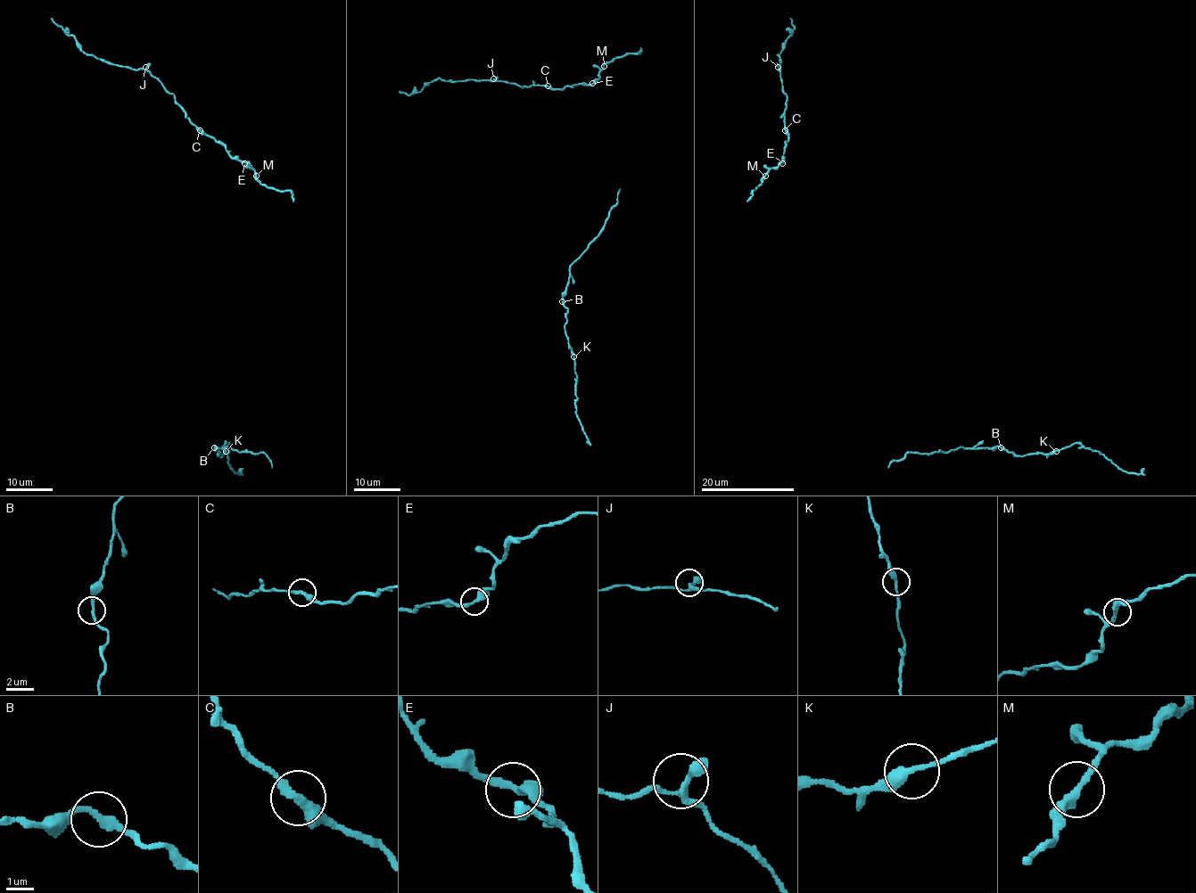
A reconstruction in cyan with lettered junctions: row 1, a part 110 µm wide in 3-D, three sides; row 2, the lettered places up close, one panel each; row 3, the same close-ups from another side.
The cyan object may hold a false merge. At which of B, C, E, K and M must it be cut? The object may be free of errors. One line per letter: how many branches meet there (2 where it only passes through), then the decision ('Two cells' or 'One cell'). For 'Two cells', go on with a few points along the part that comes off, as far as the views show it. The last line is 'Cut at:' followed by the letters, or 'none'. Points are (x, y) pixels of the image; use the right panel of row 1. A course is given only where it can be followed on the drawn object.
B: Branches: 2. One cell
C: Branches: 2. One cell
E: Branches: 2. One cell
K: Branches: 2. One cell
M: Branches: 2. One cell
Cut at: none

